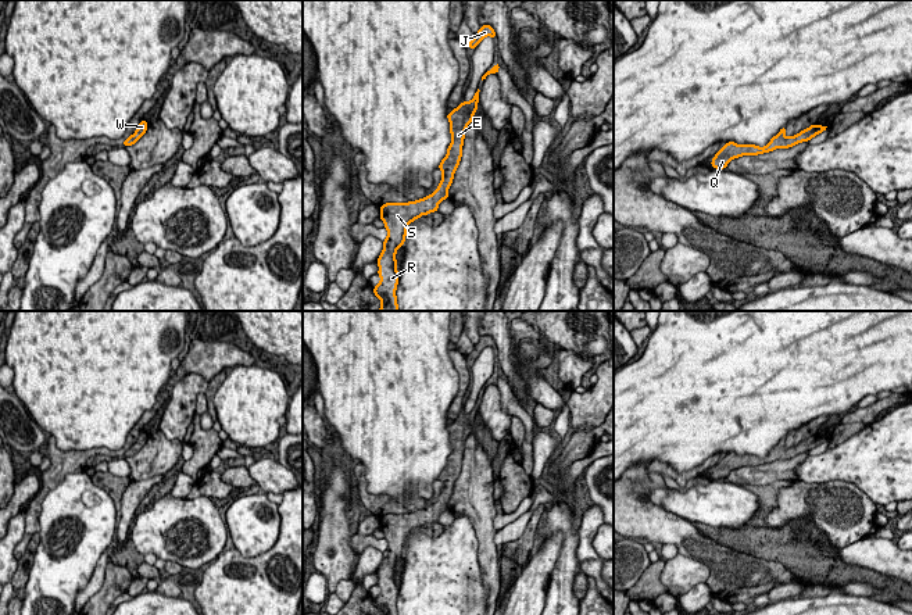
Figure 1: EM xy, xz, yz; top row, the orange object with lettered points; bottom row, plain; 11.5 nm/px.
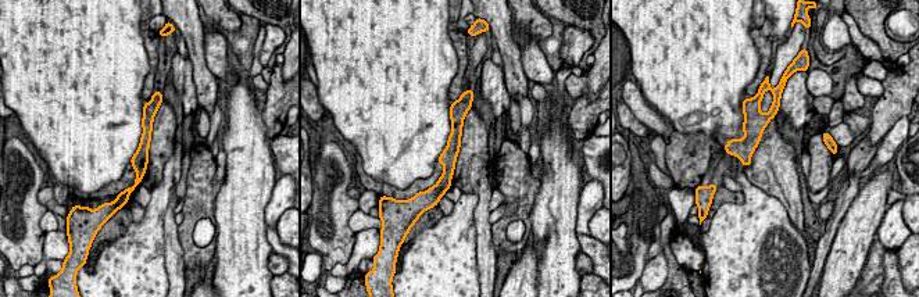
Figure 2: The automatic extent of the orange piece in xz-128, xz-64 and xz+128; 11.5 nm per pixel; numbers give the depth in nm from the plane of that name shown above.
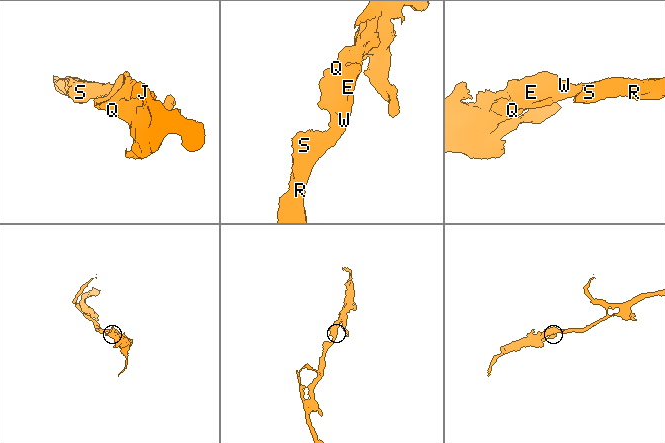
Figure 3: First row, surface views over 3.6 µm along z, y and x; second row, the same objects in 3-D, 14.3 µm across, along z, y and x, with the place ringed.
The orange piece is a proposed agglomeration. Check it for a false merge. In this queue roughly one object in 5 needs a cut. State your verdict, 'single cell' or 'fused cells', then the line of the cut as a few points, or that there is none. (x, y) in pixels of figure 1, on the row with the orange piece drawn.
single cell | no cut

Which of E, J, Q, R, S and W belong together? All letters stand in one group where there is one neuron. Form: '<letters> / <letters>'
E J Q R S W

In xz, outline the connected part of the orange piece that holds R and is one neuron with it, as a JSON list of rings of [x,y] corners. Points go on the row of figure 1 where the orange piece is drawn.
[[[478,89],[471,101],[462,101],[447,114],[453,140],[446,157],[437,167],[443,172],[443,176],[436,192],[415,201],[386,203],[380,205],[379,218],[387,229],[387,237],[383,240],[383,250],[378,258],[380,282],[378,286],[373,286],[373,294],[380,300],[379,311],[398,311],[396,296],[398,285],[397,248],[404,246],[407,228],[411,222],[419,219],[422,215],[439,211],[439,204],[448,199],[448,189],[462,157],[465,129],[473,121],[478,110],[479,92]]]

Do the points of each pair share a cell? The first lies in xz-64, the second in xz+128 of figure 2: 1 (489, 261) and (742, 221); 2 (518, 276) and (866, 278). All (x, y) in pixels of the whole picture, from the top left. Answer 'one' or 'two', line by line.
1: two
2: two

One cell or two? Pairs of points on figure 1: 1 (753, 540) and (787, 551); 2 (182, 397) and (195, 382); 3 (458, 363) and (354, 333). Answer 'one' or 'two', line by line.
1: one
2: one
3: two

